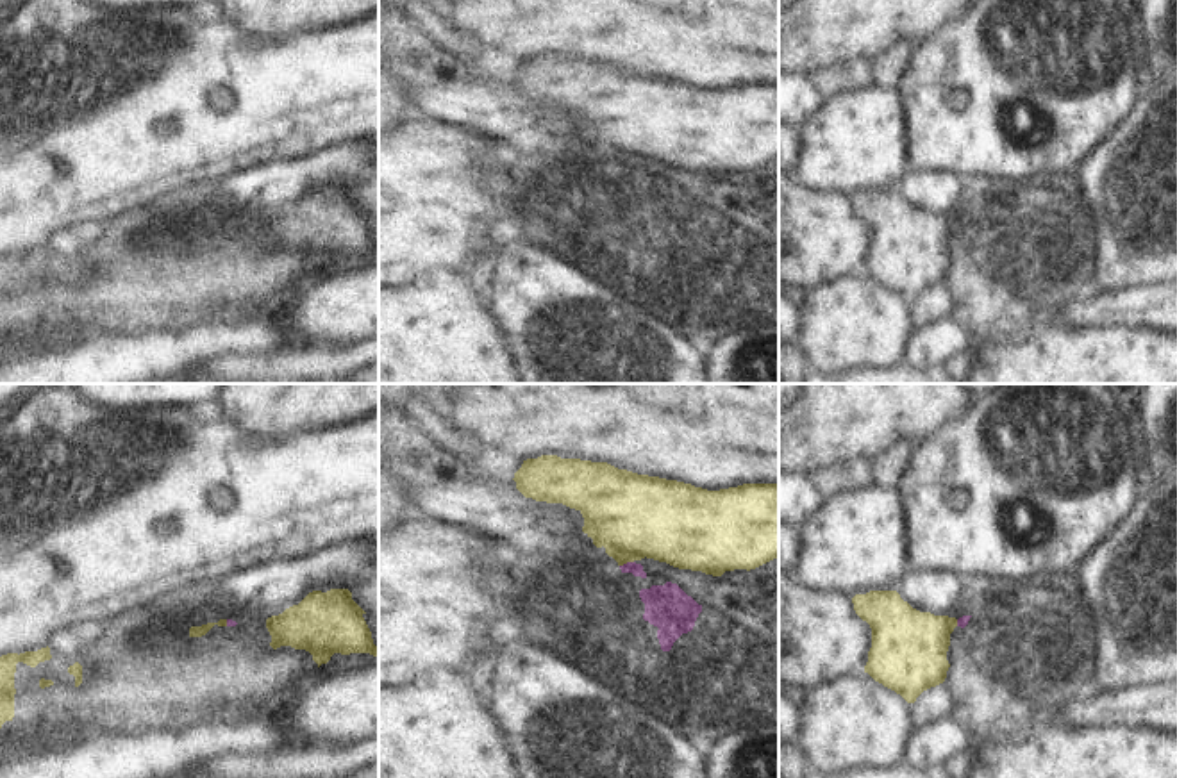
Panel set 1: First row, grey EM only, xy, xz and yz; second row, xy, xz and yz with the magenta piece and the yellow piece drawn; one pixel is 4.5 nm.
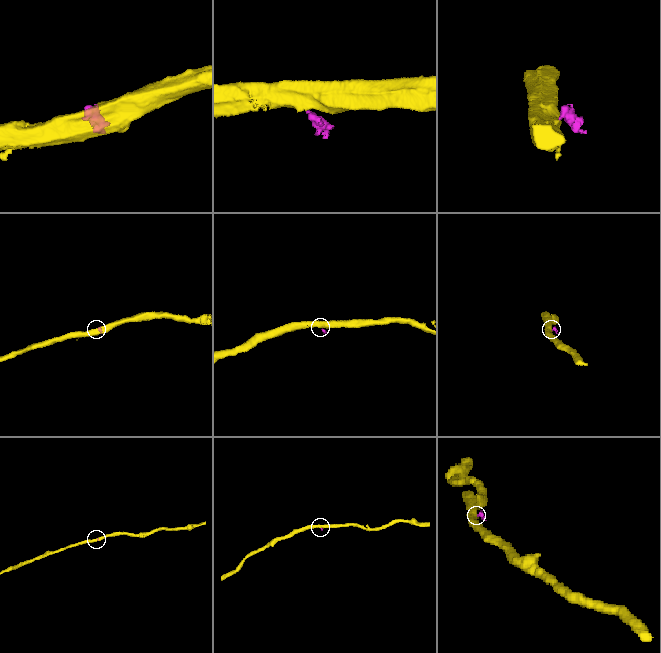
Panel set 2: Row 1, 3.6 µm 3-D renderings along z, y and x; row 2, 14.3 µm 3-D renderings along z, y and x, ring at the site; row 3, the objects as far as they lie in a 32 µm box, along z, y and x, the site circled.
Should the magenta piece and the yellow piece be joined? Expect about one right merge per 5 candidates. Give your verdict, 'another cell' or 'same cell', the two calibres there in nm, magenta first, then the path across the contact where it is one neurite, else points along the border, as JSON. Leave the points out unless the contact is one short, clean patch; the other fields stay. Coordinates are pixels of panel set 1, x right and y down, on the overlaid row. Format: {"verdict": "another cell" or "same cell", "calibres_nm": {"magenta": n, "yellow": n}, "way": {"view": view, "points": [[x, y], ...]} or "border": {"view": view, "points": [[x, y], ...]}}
{"verdict": "another cell", "calibres_nm": {"magenta": 60, "yellow": 380}, "border": {"view": "xz", "points": [[633, 561], [620, 566]]}}

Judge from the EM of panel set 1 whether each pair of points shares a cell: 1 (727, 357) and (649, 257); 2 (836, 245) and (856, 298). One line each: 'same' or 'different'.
1: different
2: different

